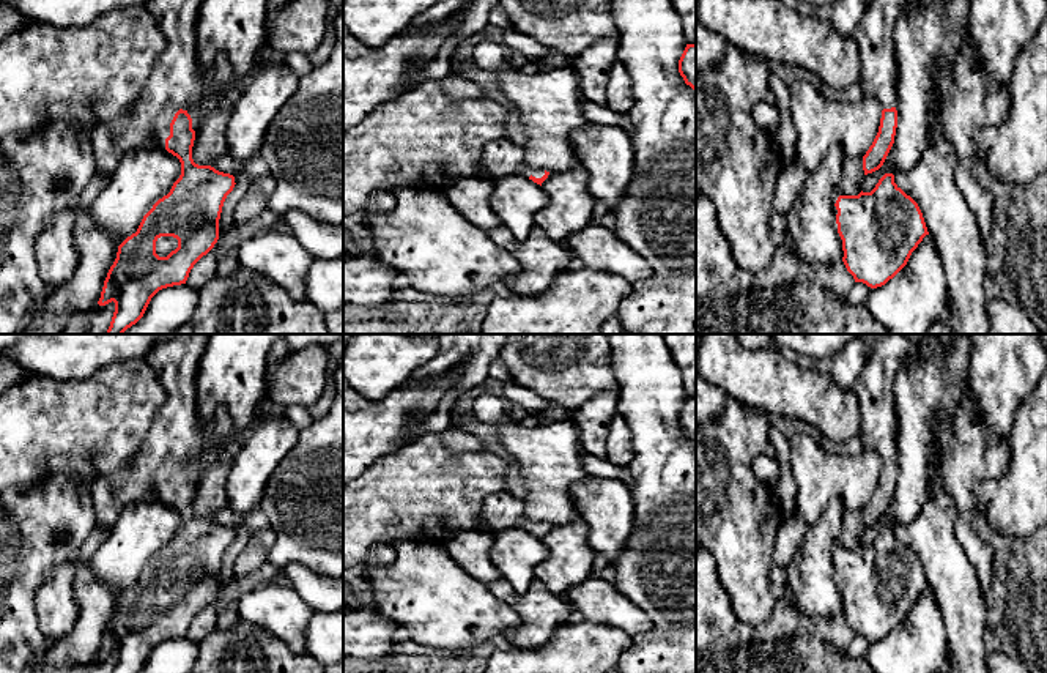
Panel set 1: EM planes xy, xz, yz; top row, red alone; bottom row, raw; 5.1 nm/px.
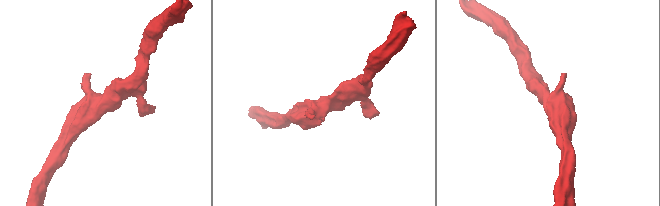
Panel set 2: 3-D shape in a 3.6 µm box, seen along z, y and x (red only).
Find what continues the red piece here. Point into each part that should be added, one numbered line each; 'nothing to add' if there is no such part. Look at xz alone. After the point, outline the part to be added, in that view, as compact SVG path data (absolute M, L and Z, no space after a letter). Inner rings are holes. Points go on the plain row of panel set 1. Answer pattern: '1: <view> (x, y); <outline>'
1: xz (501, 511); M504 492L493 493L483 504L483 526L490 533L502 530L524 530L531 528L542 531L543 522L534 522L527 517L523 500Z

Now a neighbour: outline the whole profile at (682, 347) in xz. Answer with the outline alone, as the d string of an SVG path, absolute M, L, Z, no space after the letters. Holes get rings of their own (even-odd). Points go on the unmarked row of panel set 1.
M663 334L674 363L683 375L688 397L696 397L696 334Z

